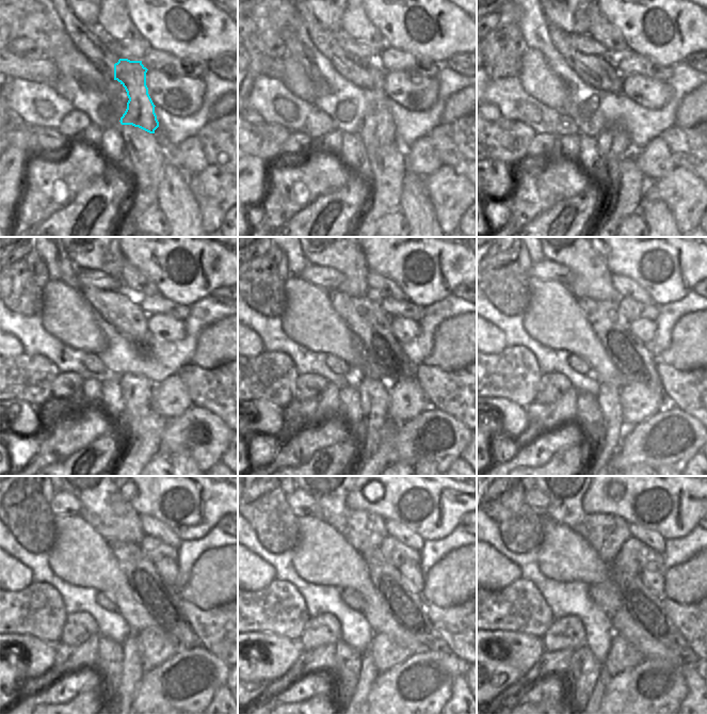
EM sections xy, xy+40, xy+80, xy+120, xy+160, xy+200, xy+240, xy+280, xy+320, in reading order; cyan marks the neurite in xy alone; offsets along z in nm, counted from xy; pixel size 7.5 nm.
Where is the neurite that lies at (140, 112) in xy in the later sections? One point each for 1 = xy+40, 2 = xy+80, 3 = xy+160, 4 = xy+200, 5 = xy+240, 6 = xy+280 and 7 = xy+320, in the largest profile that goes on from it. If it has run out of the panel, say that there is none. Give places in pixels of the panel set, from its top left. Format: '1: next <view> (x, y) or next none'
1: next xy+40 (378, 129)
2: next xy+80 (614, 144)
3: next xy+160 (373, 392)
4: next xy+200 (613, 427)
5: next xy+240 (133, 671)
6: next xy+280 (368, 672)
7: next xy+320 (604, 678)

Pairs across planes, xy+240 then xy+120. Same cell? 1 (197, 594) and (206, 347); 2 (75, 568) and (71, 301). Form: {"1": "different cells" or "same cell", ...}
{"1": "same cell", "2": "same cell"}

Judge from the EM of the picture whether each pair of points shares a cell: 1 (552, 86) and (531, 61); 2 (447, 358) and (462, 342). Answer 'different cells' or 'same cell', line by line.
1: same cell
2: same cell

